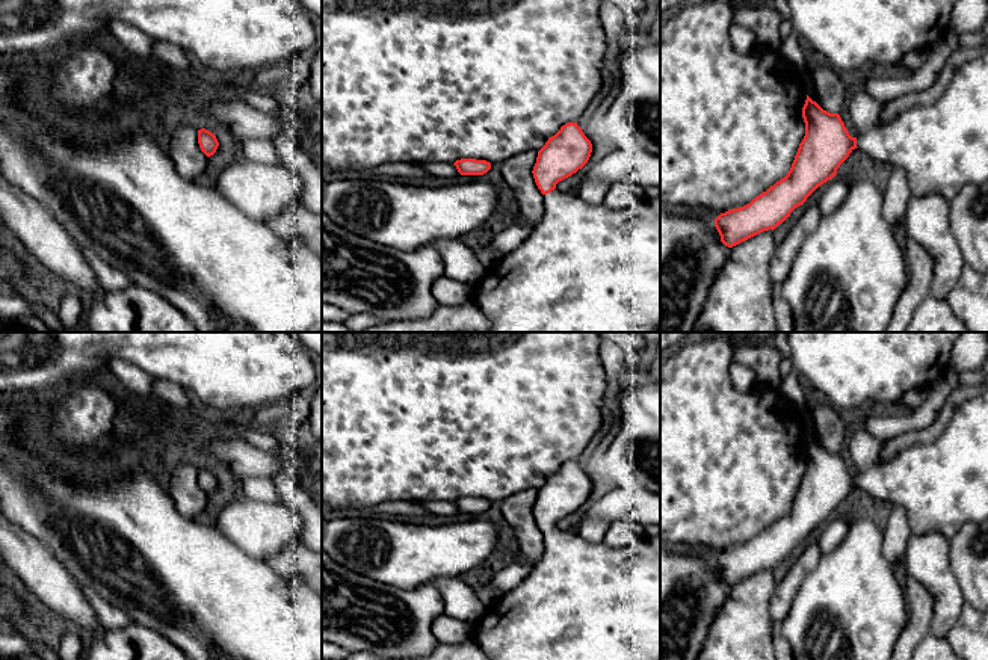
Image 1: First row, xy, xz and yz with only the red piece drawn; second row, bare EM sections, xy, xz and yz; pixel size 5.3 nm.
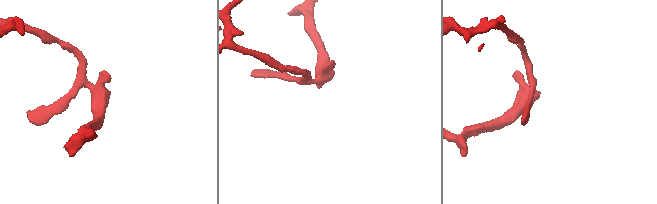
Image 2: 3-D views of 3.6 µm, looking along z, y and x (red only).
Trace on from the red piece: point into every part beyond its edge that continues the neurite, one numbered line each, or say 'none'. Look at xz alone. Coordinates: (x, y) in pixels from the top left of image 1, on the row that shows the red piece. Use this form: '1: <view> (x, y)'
1: xz (585, 268)

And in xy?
none

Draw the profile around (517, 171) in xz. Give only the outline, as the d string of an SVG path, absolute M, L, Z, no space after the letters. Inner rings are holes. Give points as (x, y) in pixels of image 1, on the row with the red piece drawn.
M526 151L500 163L505 183L514 192L523 225L533 228L544 216L544 195L533 178L538 153Z

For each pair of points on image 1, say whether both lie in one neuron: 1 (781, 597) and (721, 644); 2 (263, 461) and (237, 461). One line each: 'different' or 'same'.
1: different
2: same

